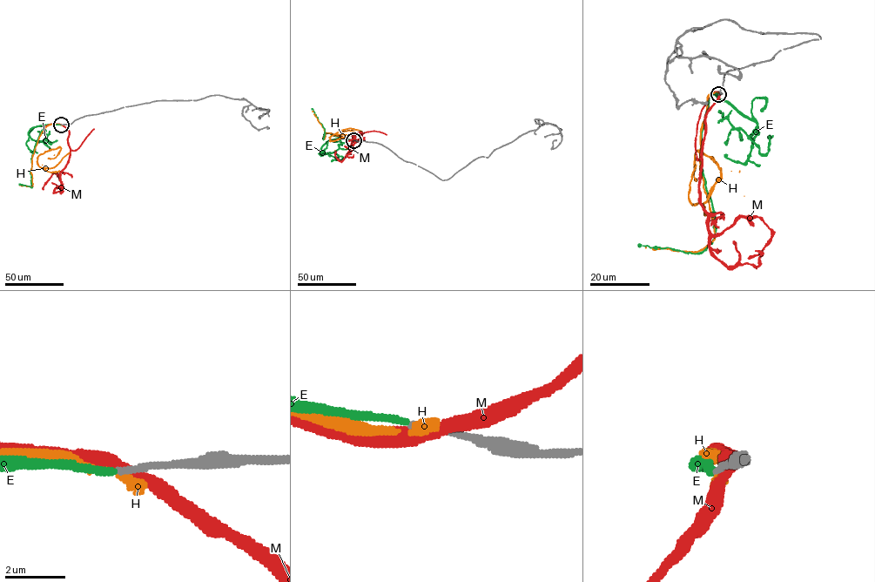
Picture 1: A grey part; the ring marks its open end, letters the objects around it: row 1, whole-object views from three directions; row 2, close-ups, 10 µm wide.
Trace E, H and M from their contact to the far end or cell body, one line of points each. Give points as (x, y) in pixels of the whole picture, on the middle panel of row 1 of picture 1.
E: (353, 140), (331, 133), (325, 133), (322, 138), (325, 129), (312, 108)
H: (353, 140), (330, 132), (325, 134), (333, 141), (346, 137), (353, 131), (340, 131)
M: (353, 140), (362, 133), (353, 136), (349, 152), (342, 160), (336, 158), (335, 152)

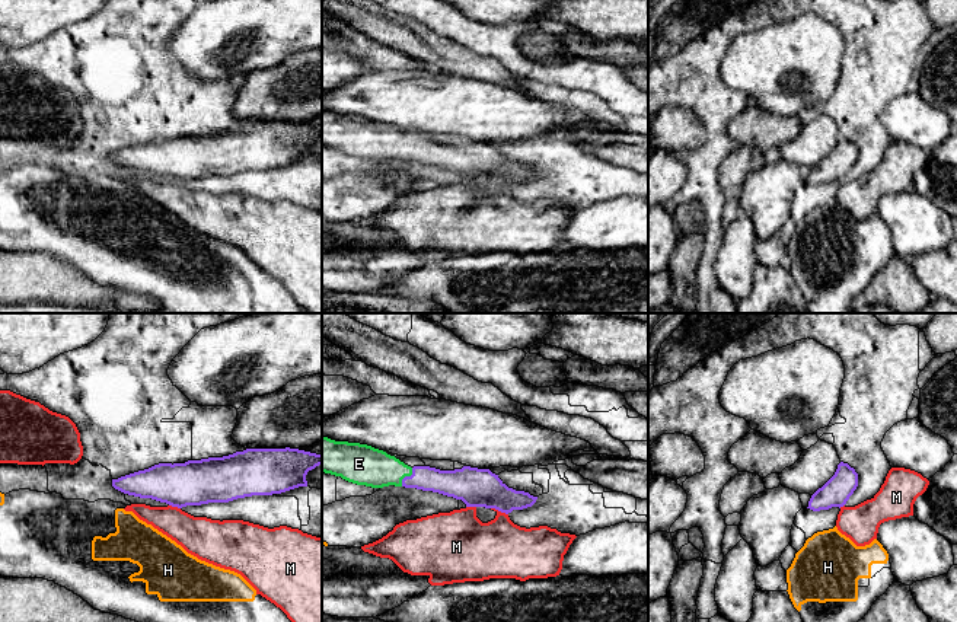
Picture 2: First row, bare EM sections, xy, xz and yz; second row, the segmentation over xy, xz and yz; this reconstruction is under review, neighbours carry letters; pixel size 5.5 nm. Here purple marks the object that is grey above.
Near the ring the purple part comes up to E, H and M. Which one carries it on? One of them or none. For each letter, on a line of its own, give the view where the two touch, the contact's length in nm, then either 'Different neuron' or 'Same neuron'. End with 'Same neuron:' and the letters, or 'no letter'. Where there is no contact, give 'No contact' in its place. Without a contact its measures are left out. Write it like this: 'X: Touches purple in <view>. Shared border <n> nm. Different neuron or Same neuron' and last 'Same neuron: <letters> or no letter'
E: Touches purple in xz. Shared border 120 nm. Same neuron
H: No contact. Different neuron
M: Touches purple in xz. Shared border 100 nm. Different neuron
Same neuron: E

